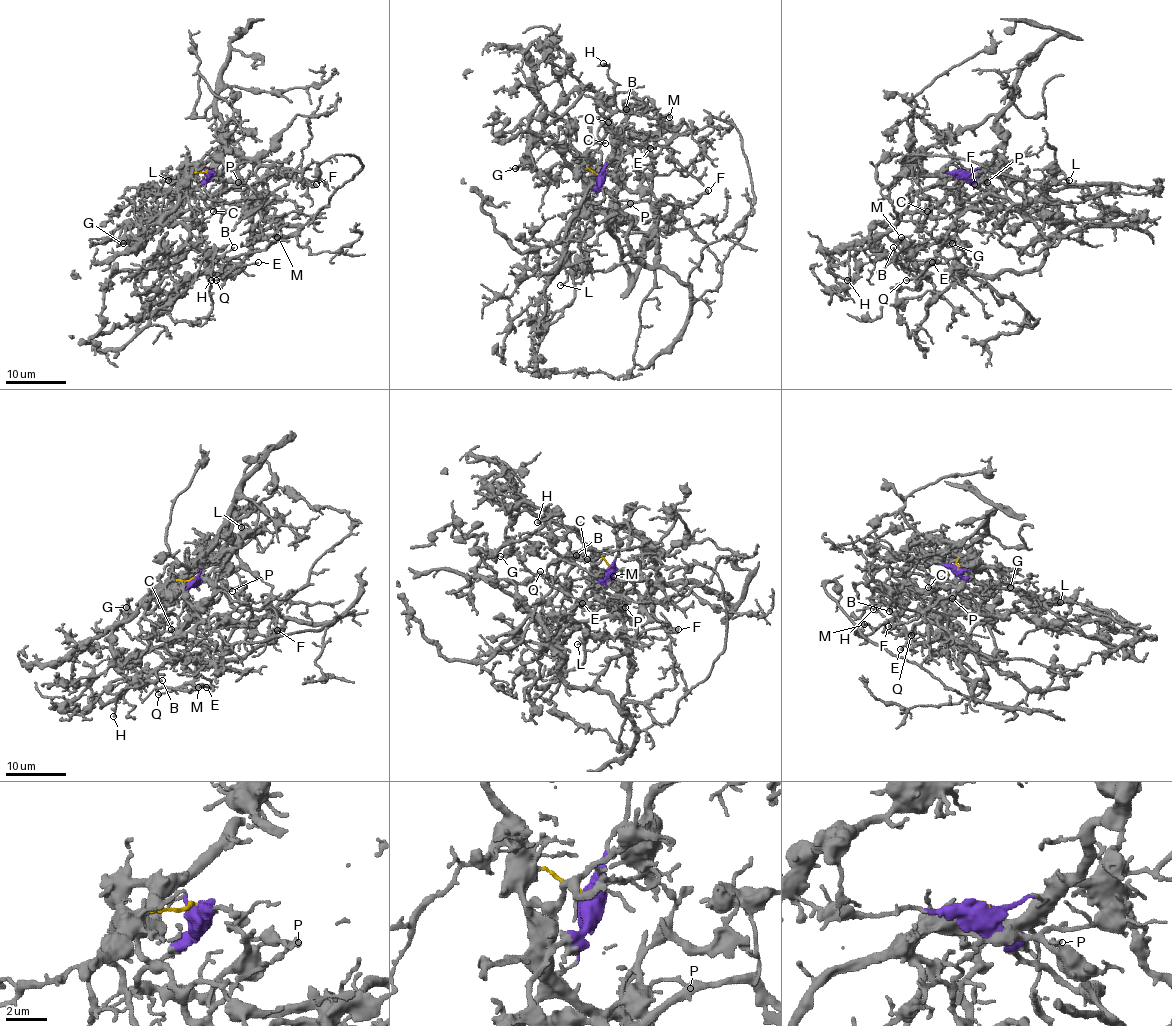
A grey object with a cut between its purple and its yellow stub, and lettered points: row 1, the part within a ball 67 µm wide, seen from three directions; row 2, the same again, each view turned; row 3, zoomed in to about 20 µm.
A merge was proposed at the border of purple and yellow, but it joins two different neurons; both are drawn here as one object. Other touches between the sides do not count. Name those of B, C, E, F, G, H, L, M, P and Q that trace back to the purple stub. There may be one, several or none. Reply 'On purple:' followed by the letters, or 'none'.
On purple: F, L, P

